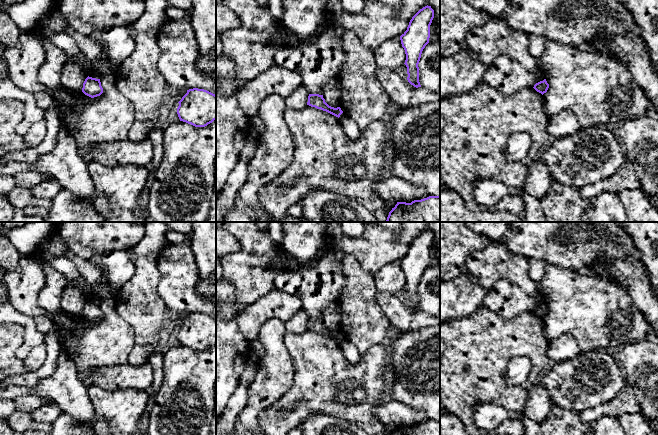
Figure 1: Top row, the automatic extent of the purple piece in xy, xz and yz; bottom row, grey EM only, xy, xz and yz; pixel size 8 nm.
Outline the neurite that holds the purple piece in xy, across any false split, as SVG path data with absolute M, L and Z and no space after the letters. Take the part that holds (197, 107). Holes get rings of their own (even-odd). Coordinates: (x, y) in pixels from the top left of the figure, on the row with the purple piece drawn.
M189 89L178 103L180 121L205 127L216 120L216 95L207 90Z

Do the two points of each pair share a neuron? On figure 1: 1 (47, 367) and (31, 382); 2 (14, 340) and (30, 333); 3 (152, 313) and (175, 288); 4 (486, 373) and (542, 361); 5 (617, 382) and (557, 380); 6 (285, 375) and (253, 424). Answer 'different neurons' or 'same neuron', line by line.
1: same neuron
2: different neurons
3: different neurons
4: same neuron
5: same neuron
6: same neuron

